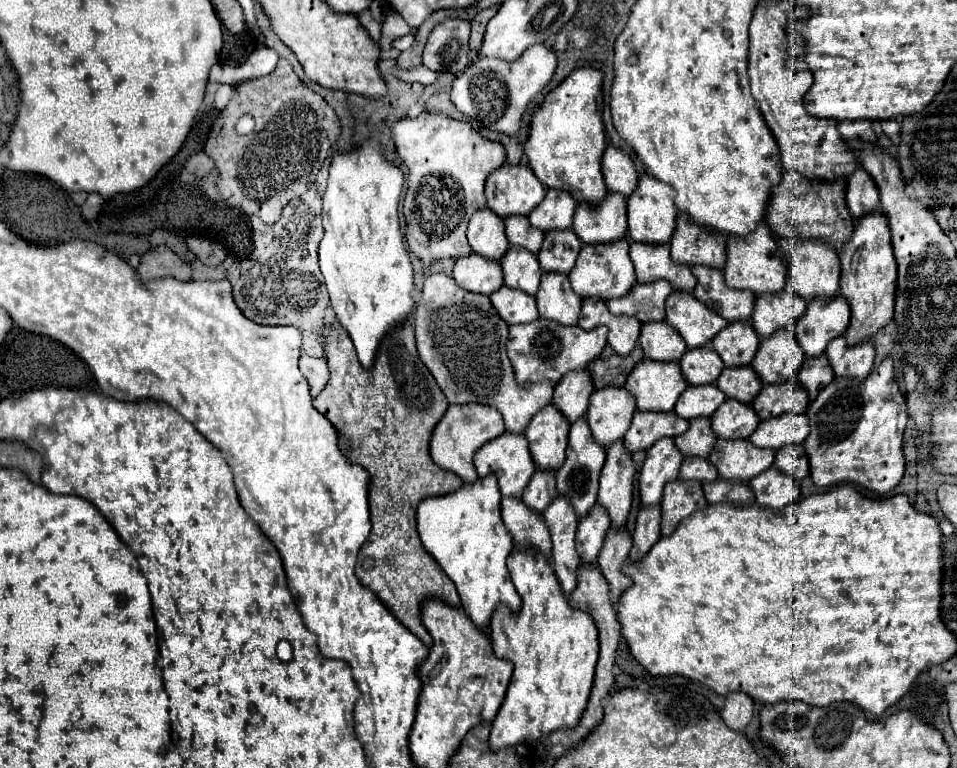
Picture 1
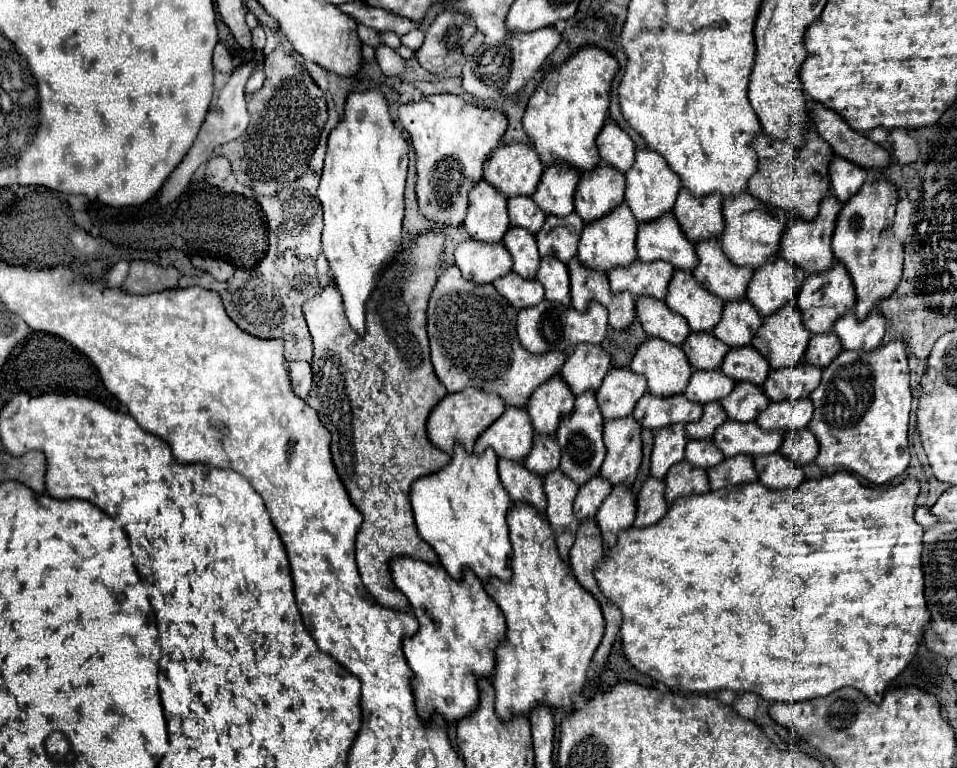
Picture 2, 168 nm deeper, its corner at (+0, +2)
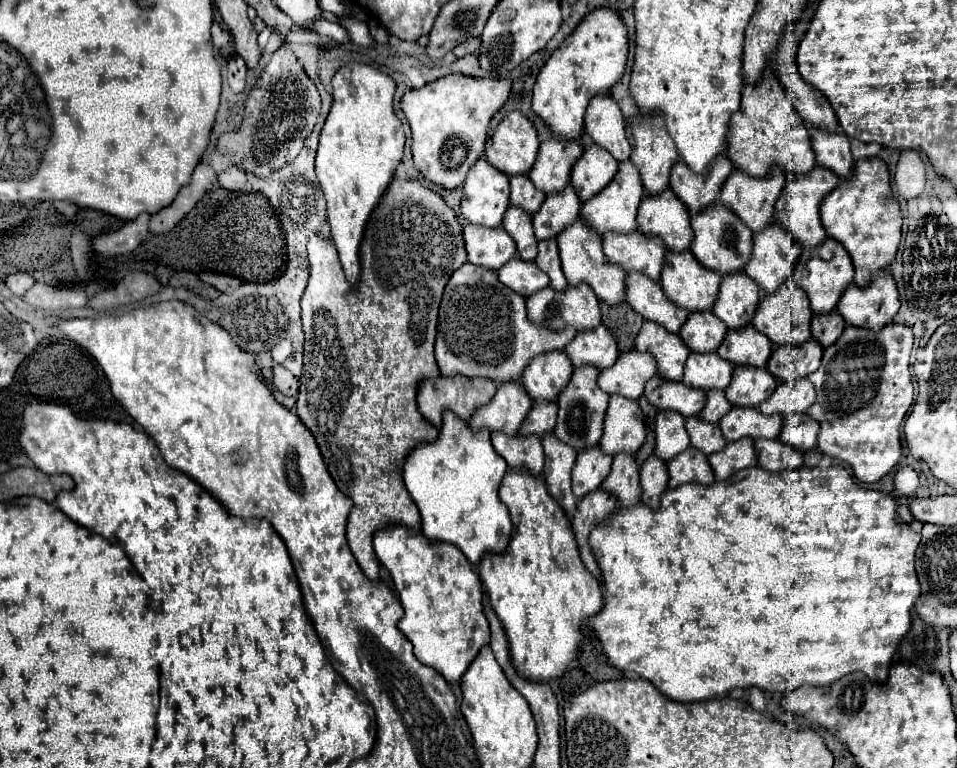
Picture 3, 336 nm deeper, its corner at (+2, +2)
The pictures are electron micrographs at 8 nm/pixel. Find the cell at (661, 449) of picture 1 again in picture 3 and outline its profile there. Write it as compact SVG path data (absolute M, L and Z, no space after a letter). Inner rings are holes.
M659 411L657 413L655 435L657 435L655 453L663 461L673 459L677 453L681 453L689 447L685 417L677 411Z

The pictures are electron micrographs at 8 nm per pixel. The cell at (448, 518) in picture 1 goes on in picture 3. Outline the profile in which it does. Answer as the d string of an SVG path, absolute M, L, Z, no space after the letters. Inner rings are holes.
M445 409L443 425L439 429L437 439L431 443L421 443L413 447L407 453L407 459L403 463L405 487L413 495L413 501L419 507L421 529L425 537L431 541L447 541L457 545L473 565L481 561L481 555L485 551L495 551L495 553L501 553L501 549L505 551L513 529L509 511L505 503L501 503L499 499L499 485L505 471L507 471L507 463L493 449L489 431L487 429L473 431L463 419L457 419L453 411Z

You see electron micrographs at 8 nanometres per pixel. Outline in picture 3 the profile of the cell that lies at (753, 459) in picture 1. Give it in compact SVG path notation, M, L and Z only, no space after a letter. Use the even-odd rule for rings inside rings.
M733 407L721 421L719 427L727 441L737 441L741 437L765 437L775 439L781 433L781 415L763 415L757 407Z

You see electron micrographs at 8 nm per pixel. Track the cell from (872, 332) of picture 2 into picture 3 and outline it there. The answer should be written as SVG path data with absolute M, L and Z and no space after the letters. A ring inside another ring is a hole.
M881 269L871 277L873 279L865 287L849 283L849 291L845 291L837 303L837 311L847 325L865 325L879 331L885 323L893 321L901 301L897 283L887 269Z

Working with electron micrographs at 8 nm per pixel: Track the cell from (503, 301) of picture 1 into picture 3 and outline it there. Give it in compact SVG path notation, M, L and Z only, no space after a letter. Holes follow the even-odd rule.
M519 257L505 263L505 267L501 267L497 273L499 273L499 281L503 285L507 285L509 289L513 289L525 297L529 297L529 295L533 295L533 291L539 291L549 285L549 277L541 269L537 269L535 261L521 261Z

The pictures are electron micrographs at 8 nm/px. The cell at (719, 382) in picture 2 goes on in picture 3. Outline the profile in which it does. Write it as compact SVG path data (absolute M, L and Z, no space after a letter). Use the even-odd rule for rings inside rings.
M691 351L685 363L683 383L697 389L725 389L731 383L733 365L713 353Z

